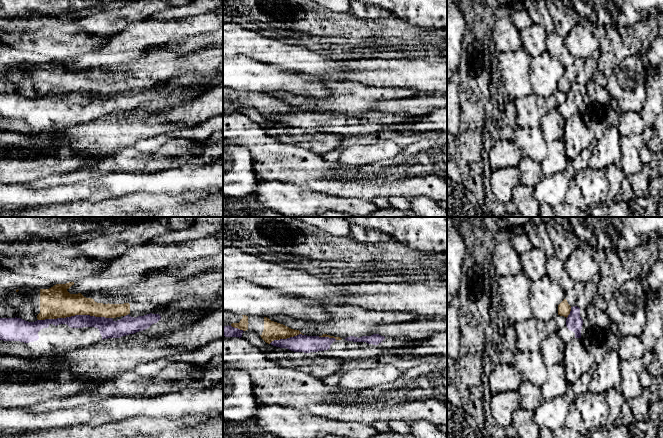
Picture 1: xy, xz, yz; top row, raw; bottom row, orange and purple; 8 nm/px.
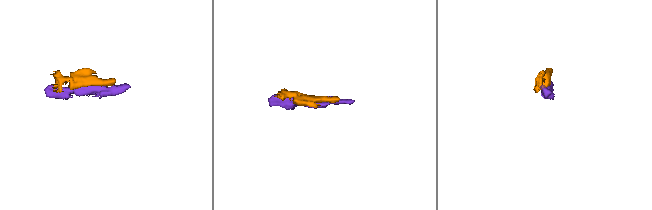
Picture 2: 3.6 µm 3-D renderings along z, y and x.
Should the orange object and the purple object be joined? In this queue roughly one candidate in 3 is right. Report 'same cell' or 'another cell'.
another cell

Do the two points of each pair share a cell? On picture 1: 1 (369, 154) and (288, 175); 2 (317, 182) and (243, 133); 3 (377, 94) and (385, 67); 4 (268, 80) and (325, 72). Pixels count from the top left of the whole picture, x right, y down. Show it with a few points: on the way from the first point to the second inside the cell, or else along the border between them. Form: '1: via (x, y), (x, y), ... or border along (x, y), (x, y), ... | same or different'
1: border along (336, 161), (342, 164), (362, 165) | different
2: via (299, 167), (276, 161), (261, 146) | same
3: border along (356, 81), (371, 86), (397, 87), (399, 89) | different
4: border along (282, 68), (302, 72), (305, 75) | different

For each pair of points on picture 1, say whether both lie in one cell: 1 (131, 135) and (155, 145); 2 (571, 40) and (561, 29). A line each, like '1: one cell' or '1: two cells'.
1: two cells
2: two cells

